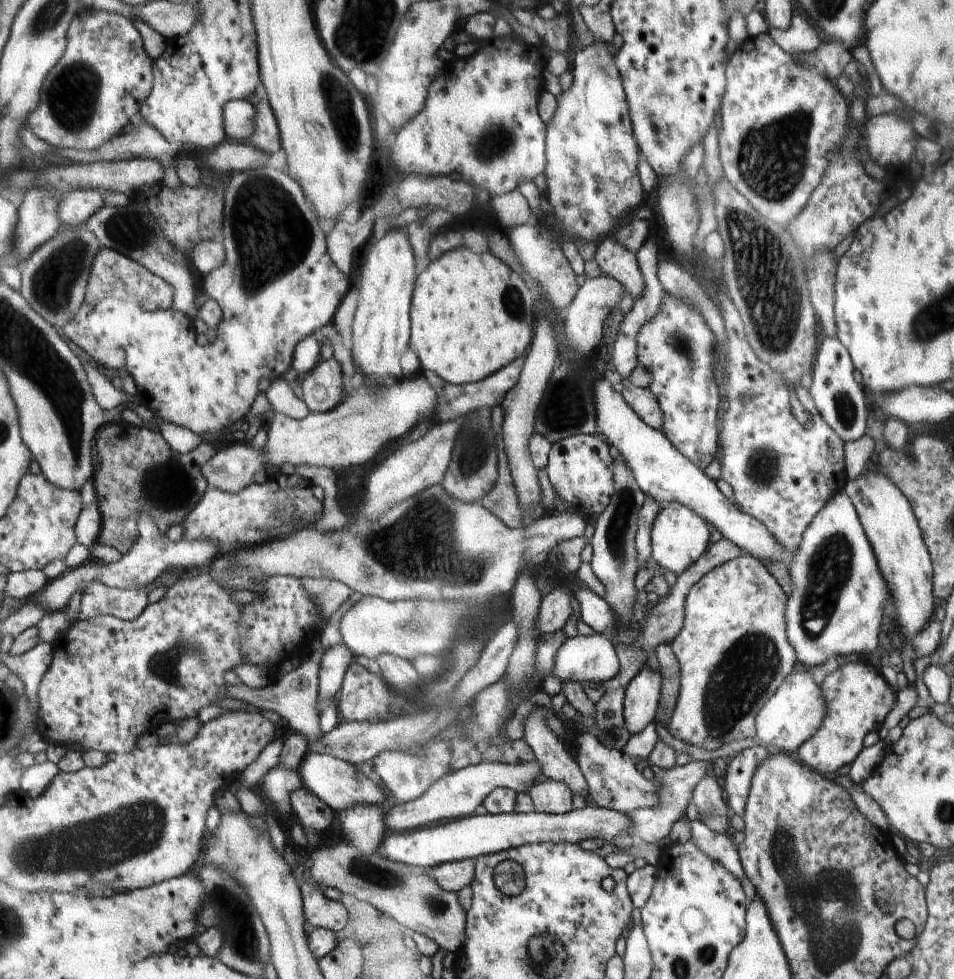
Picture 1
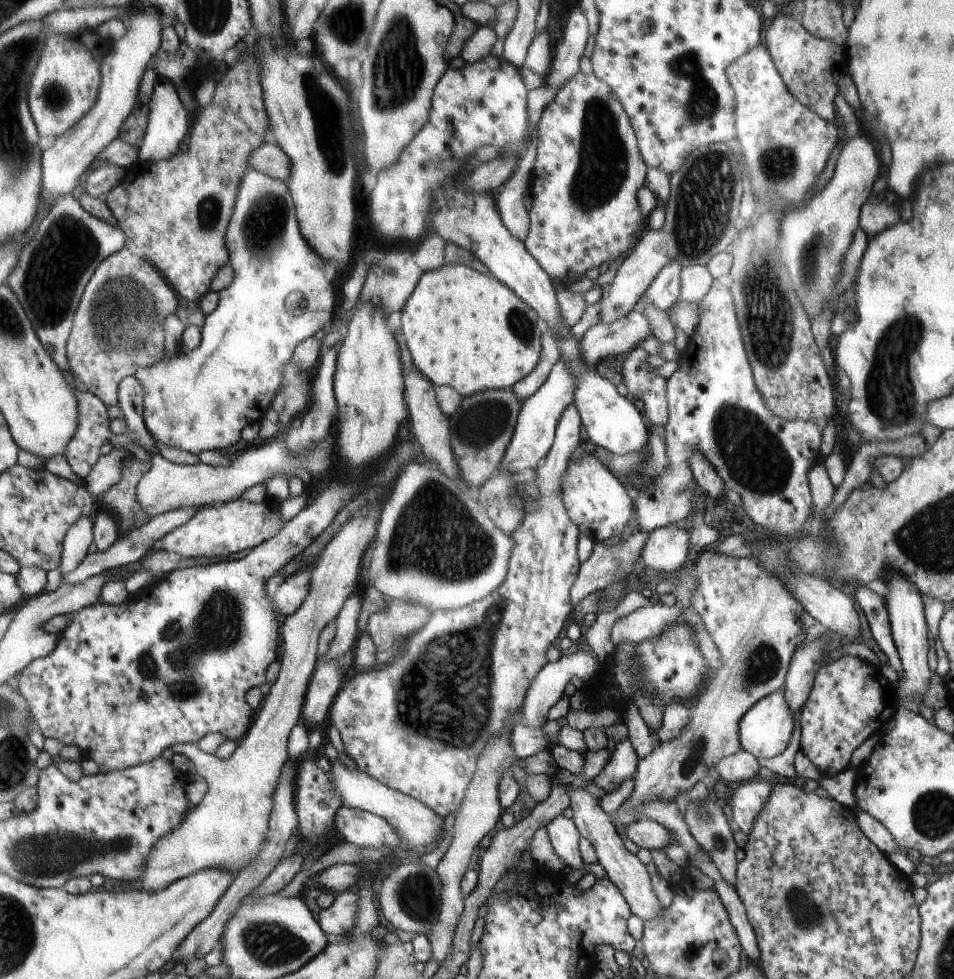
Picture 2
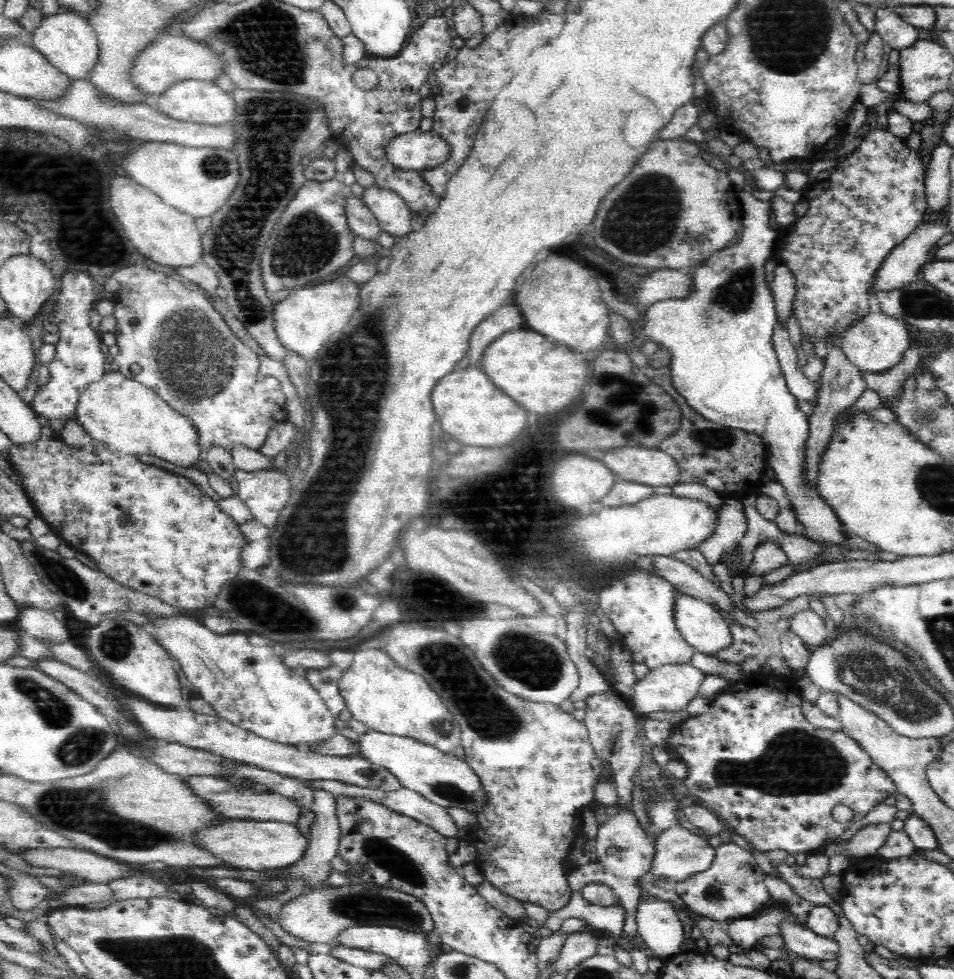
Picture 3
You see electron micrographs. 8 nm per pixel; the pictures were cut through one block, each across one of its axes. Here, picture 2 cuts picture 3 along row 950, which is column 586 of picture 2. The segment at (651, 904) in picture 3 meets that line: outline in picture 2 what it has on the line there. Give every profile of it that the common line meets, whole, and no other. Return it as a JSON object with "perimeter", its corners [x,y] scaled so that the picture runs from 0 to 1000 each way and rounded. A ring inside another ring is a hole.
{"perimeter":[[[610,665],[603,667],[588,670],[586,674],[571,678],[553,705],[550,721],[544,727],[543,739],[547,739],[552,743],[568,743],[573,737],[574,725],[587,715],[595,697],[605,697],[608,700],[625,689],[625,686],[629,684],[628,676],[624,670]]]}

